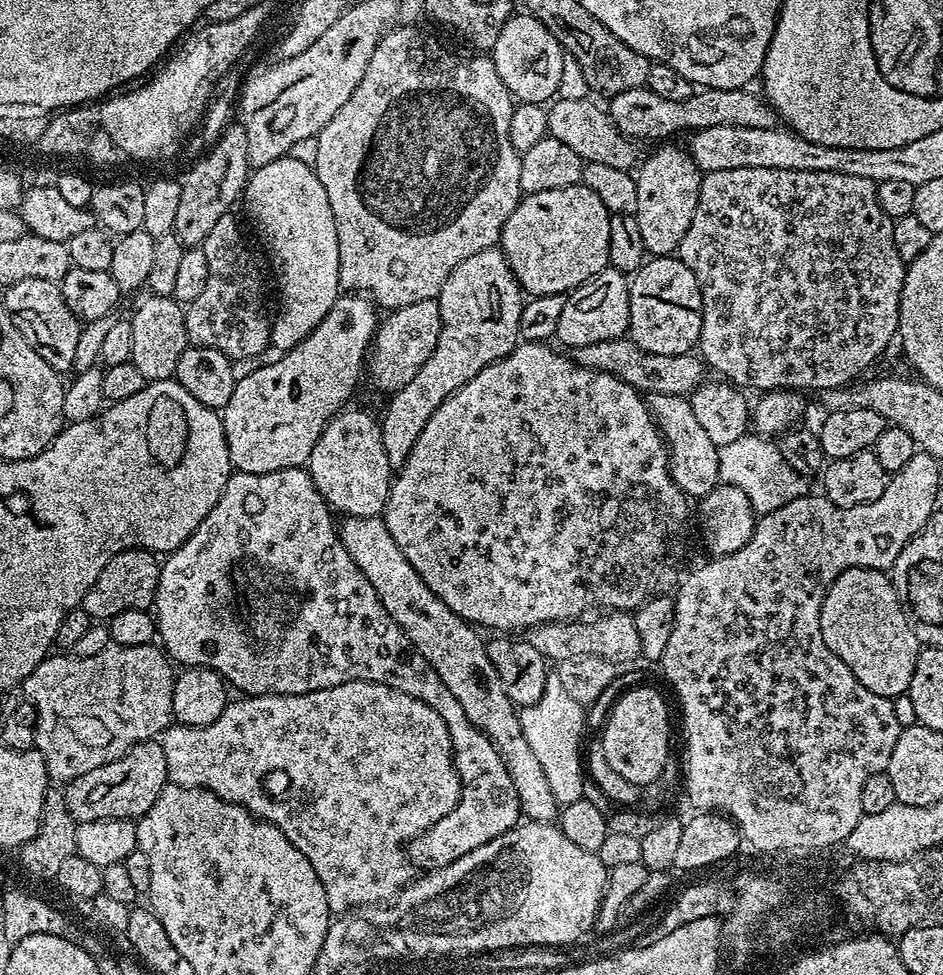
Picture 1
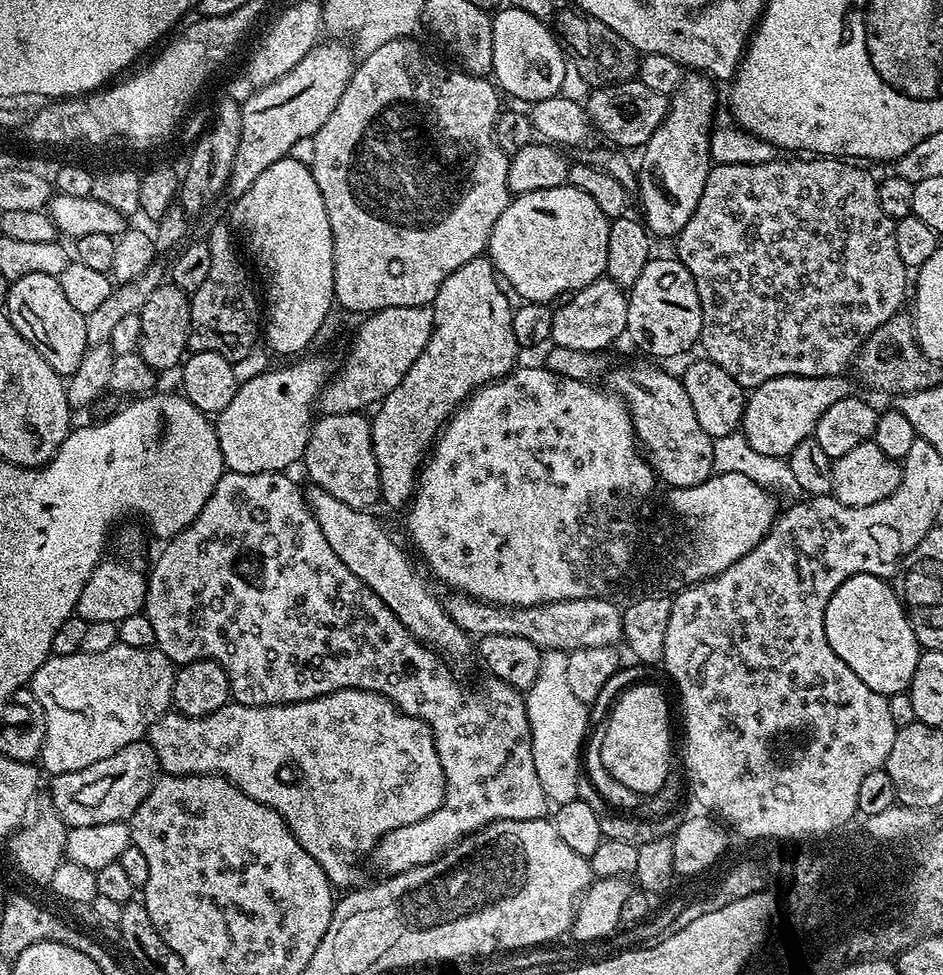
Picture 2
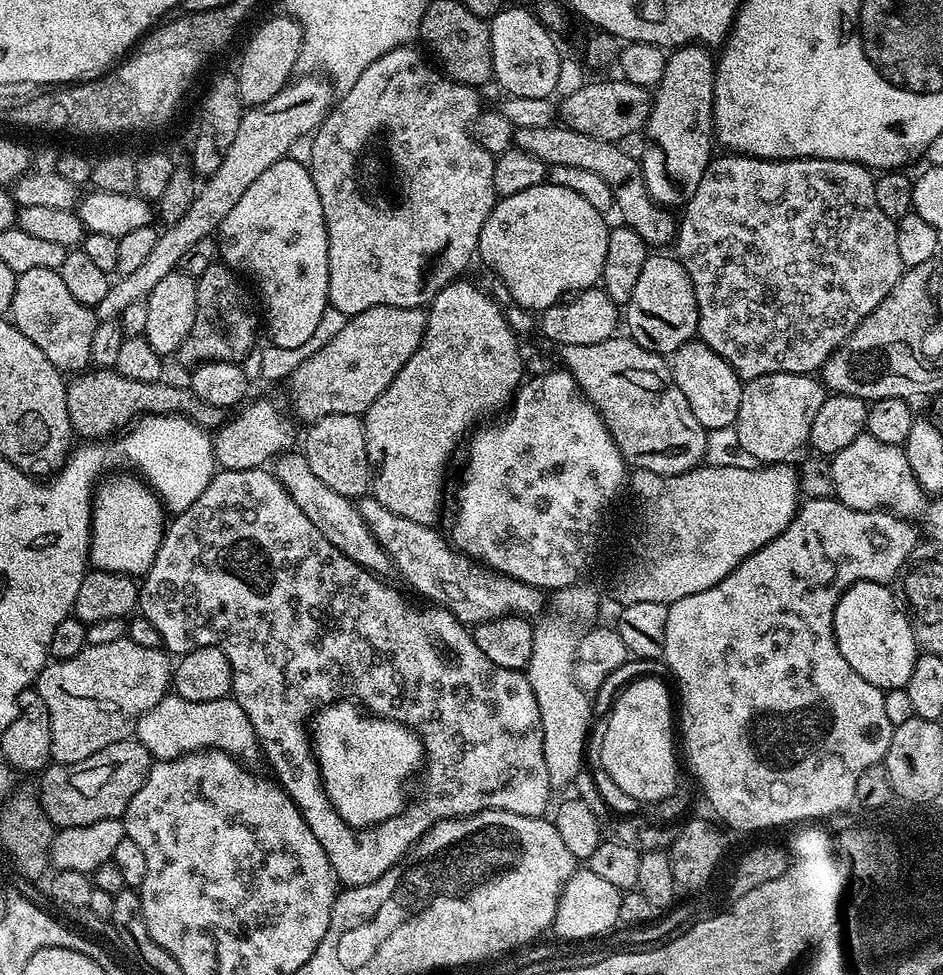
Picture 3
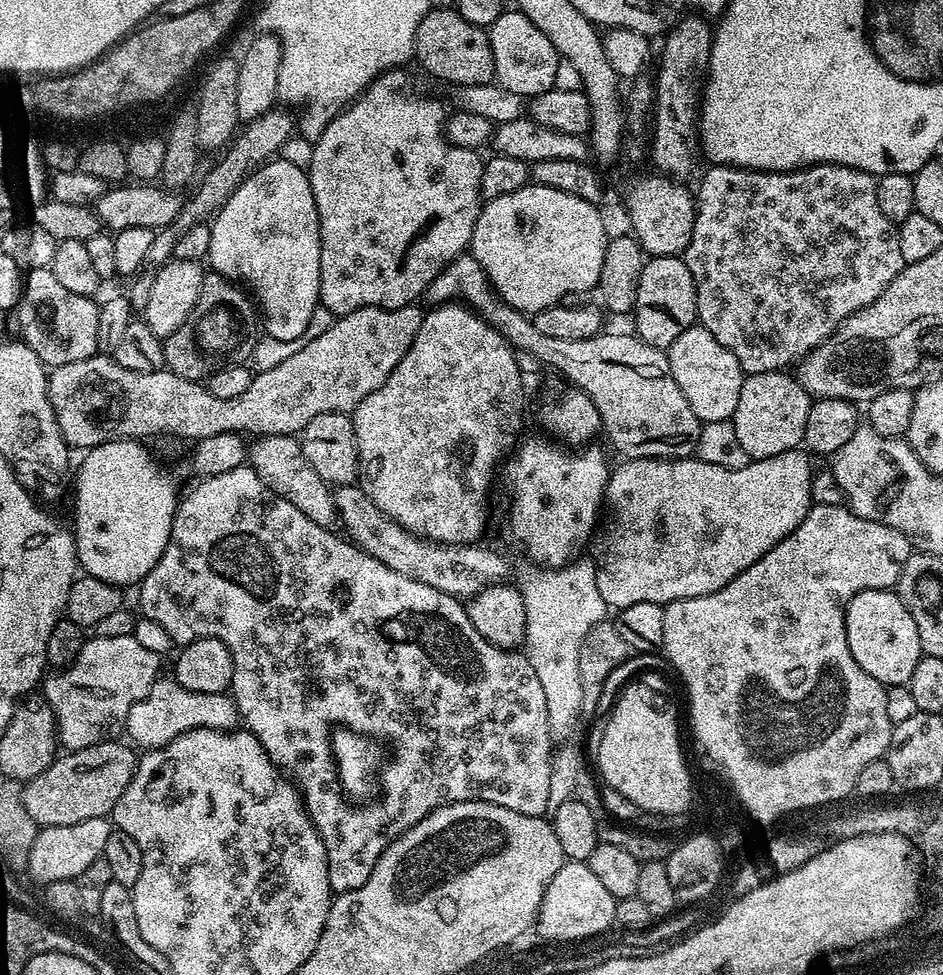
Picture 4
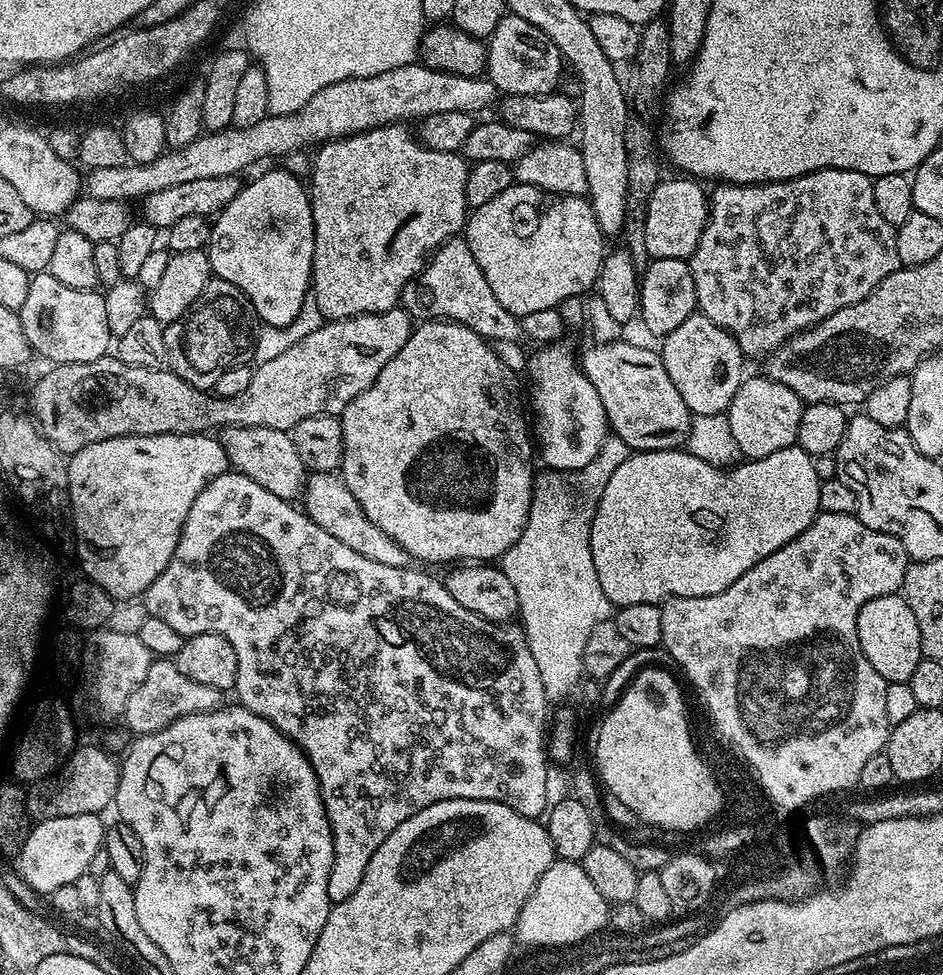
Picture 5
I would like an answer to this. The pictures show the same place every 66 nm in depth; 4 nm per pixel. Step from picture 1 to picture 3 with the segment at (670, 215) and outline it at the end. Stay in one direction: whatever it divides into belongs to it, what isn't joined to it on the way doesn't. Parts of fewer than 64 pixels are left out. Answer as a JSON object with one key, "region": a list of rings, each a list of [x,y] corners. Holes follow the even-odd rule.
{"region":[[[686,44],[667,57],[660,83],[654,88],[652,110],[643,130],[644,153],[639,153],[640,169],[650,198],[665,210],[676,210],[694,198],[706,166],[714,158],[714,82],[716,60],[707,47]]]}

